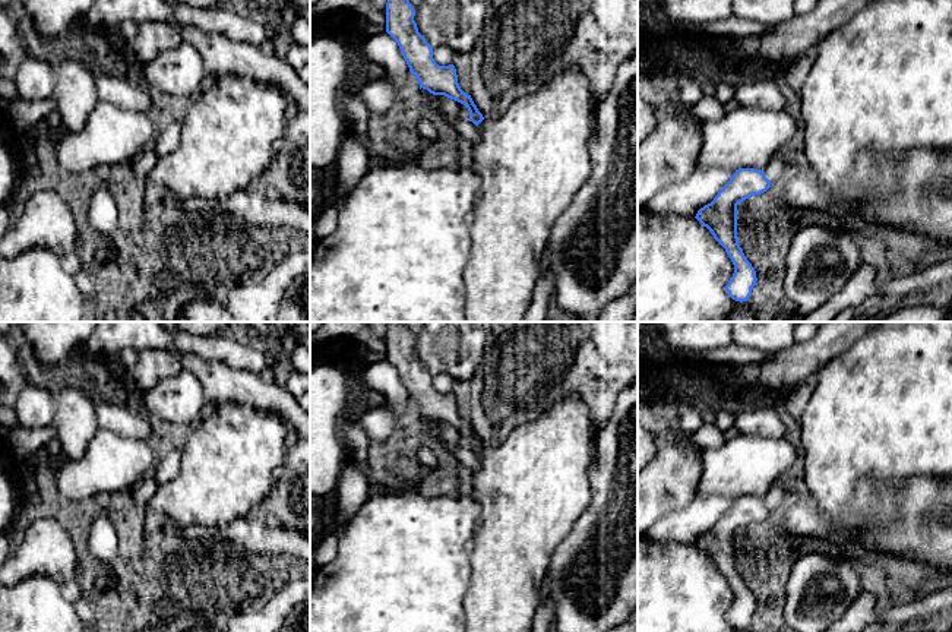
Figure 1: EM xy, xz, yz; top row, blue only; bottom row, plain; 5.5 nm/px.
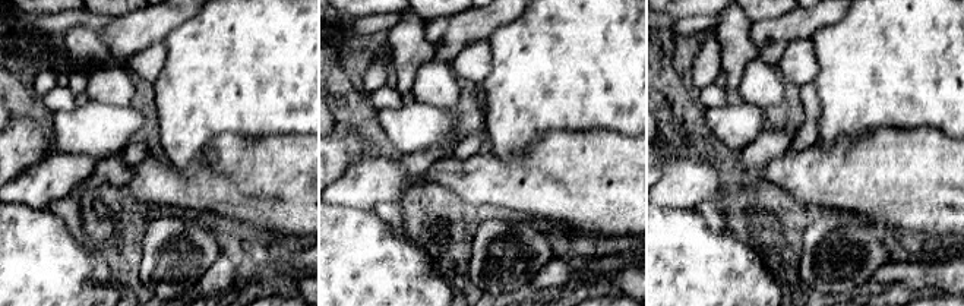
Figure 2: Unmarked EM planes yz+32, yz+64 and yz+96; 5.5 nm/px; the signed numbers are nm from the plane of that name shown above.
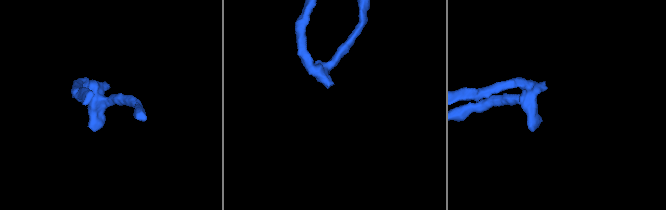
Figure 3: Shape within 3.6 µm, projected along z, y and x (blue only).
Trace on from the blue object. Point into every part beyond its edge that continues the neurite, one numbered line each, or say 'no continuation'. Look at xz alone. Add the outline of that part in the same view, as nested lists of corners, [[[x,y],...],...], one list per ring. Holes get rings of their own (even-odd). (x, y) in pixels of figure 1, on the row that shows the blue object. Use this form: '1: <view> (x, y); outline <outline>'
1: xz (533, 158); outline [[[576,67],[562,69],[550,82],[544,83],[534,94],[528,94],[515,99],[515,102],[502,114],[496,114],[491,120],[483,120],[478,124],[480,140],[472,148],[472,170],[480,176],[481,186],[469,218],[471,231],[471,257],[462,272],[465,284],[465,320],[466,322],[522,322],[525,312],[532,300],[535,282],[541,274],[541,259],[550,238],[550,231],[559,217],[572,203],[576,192],[583,186],[591,173],[591,159],[588,145],[597,130],[595,117],[597,102],[592,97],[588,78]]]

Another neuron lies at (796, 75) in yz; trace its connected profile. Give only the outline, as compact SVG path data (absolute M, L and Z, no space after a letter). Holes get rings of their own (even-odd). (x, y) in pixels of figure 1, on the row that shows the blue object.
M804 53L791 60L790 67L779 72L778 76L785 80L785 83L800 92L813 66L813 53Z

